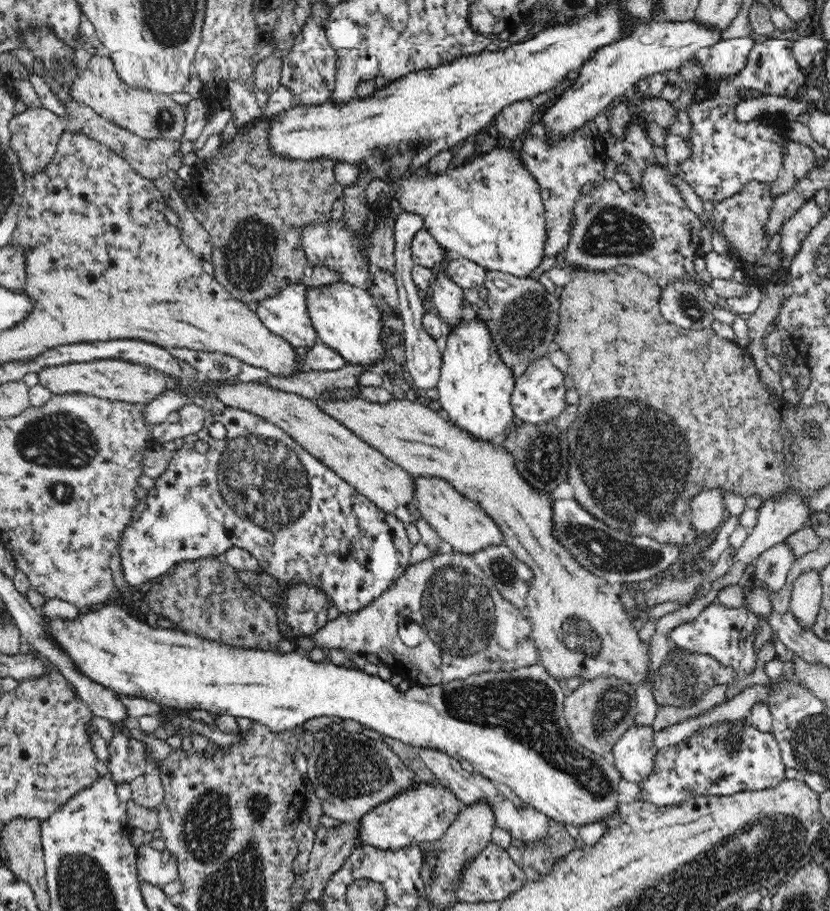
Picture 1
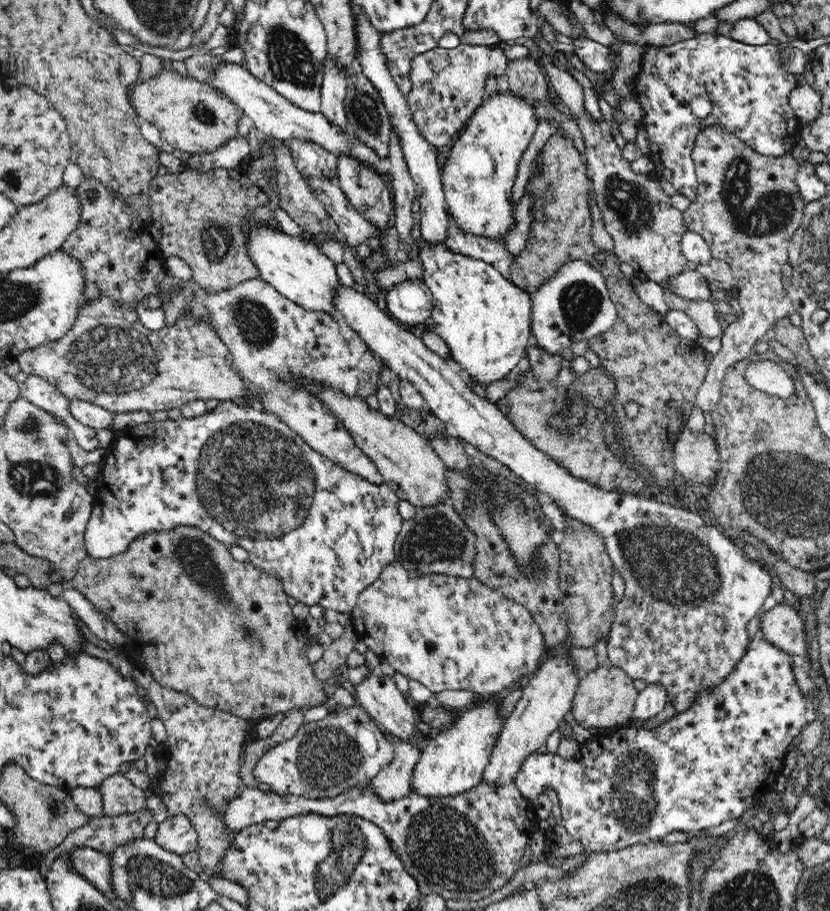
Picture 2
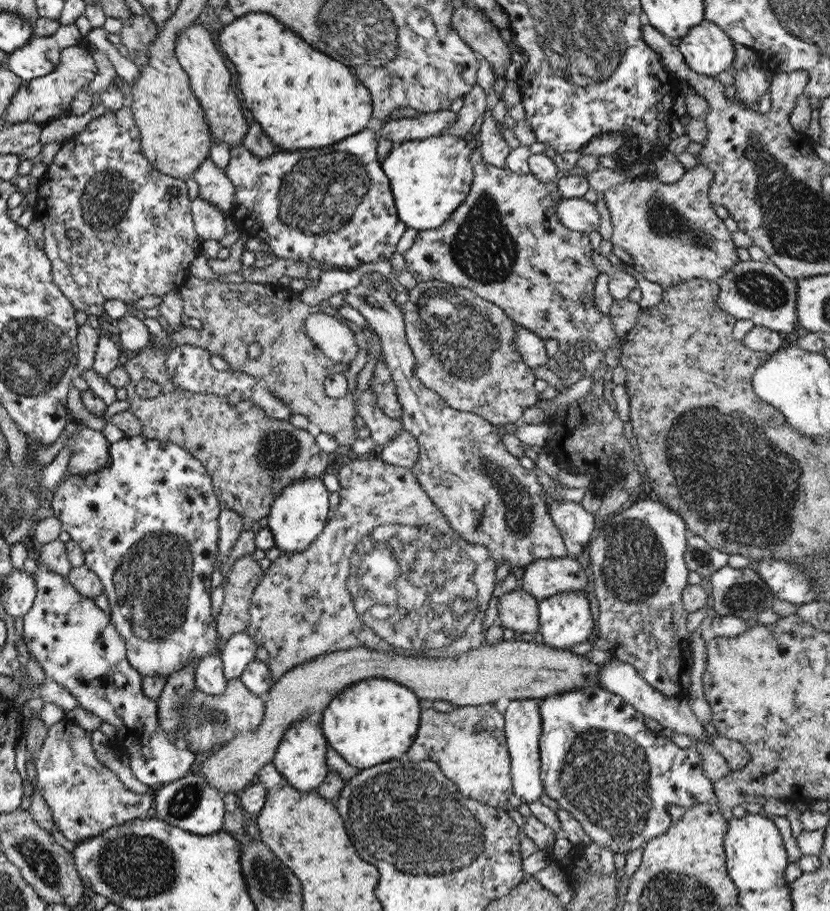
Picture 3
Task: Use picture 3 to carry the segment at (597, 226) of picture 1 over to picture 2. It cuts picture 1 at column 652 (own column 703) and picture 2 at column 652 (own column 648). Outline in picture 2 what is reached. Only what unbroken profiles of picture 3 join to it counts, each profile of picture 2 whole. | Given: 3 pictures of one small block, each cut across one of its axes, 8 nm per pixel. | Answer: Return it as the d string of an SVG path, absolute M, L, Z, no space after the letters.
M547 55L541 58L549 86L569 110L574 112L577 124L586 142L584 159L592 168L594 190L598 209L602 211L606 231L614 240L613 258L627 262L641 279L654 281L663 289L665 302L670 309L686 313L698 327L704 338L720 337L725 323L720 319L715 305L709 301L686 300L674 294L668 282L687 271L687 258L683 255L680 244L682 236L688 232L683 213L671 204L671 196L662 191L659 182L648 175L638 175L631 169L631 162L622 157L614 137L610 135L609 122L594 121L584 109L583 86L570 73L558 69Z

